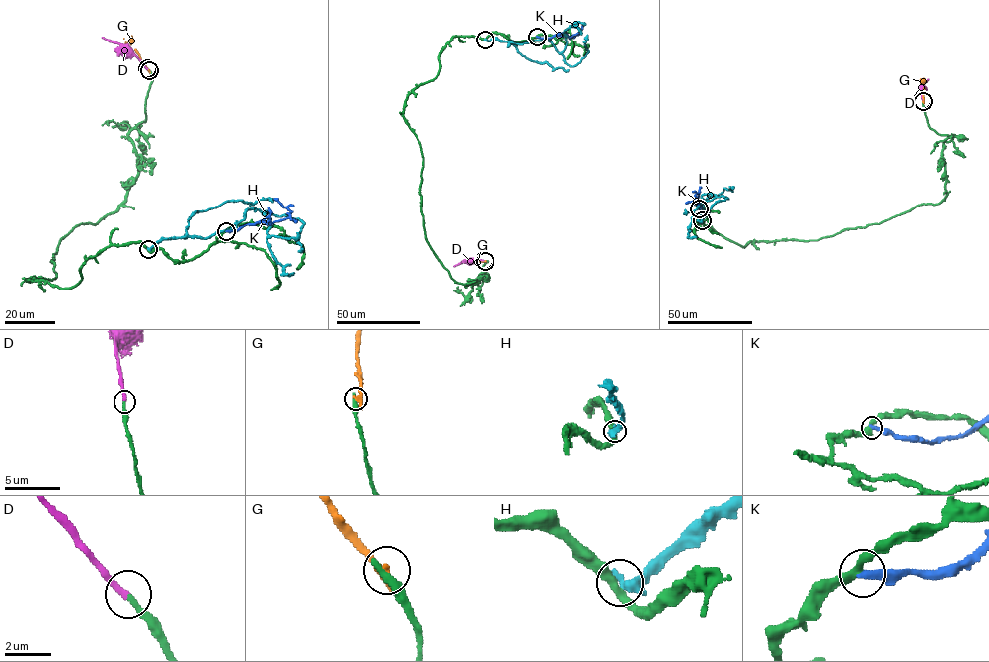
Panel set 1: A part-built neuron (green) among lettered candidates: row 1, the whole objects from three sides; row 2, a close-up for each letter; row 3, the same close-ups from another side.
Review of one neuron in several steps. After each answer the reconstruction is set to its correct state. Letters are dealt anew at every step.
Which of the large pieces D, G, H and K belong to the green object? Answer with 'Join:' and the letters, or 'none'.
Join: D

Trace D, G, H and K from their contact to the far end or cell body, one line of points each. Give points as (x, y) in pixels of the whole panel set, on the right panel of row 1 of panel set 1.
D: (922, 100), (921, 86), (928, 79)
G: (923, 101), (924, 79)
H: (702, 220), (701, 213), (707, 213), (701, 196), (715, 194), (693, 211), (688, 236), (696, 237)
K: (699, 208), (701, 205), (695, 203), (699, 203), (695, 196), (701, 187)

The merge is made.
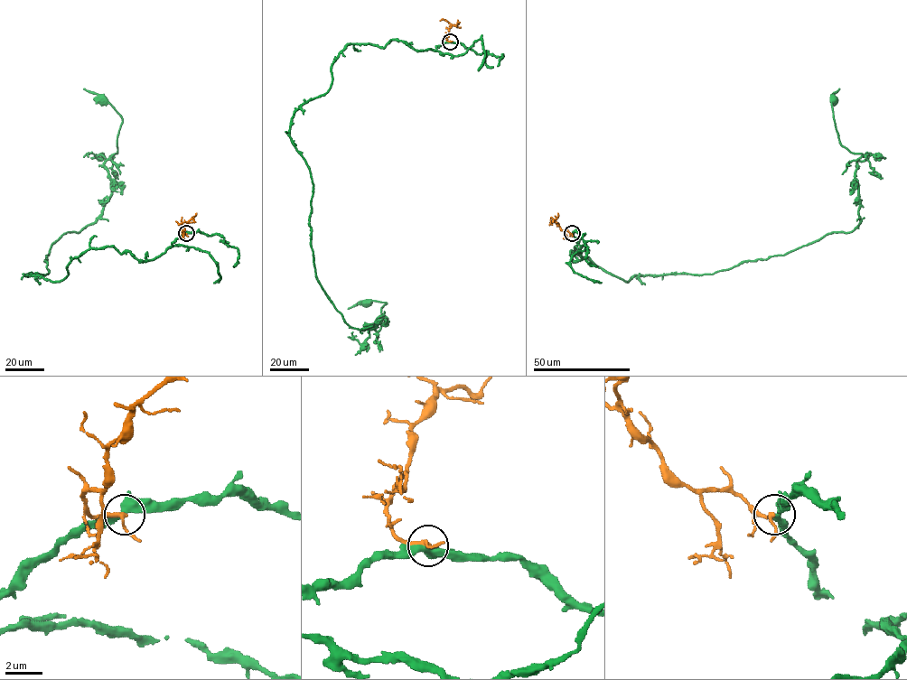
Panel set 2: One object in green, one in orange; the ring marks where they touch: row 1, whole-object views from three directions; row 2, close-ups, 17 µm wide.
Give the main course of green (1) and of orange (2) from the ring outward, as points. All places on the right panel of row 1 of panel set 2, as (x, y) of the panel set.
1: (573, 234), (574, 261), (575, 246), (628, 282), (713, 274), (852, 231), (863, 154), (840, 144), (834, 99)
2: (572, 234), (563, 230), (556, 222), (549, 224), (551, 221)

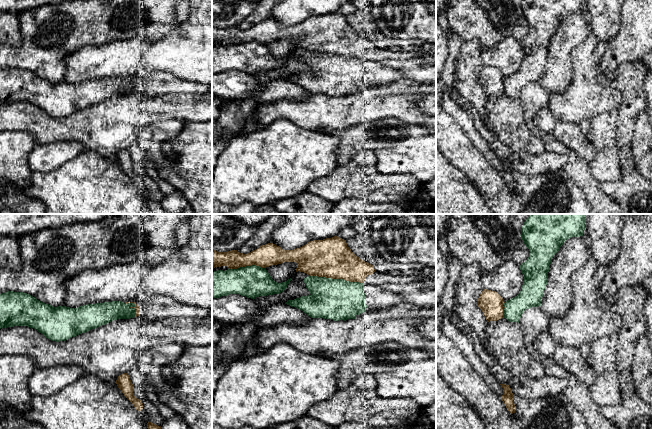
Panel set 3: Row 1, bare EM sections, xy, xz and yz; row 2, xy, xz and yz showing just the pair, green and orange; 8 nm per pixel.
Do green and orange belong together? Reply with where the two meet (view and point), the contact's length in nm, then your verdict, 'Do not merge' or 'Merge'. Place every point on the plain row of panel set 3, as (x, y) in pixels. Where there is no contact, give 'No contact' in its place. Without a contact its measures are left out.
Touches green at xz (336, 55). Shared border 440 nm. Do not merge

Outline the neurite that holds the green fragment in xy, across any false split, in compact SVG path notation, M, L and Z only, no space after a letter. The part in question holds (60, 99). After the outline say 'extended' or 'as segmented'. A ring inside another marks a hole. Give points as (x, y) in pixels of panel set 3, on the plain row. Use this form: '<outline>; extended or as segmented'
M8 67L0 70L0 105L14 102L34 104L51 117L66 117L79 110L88 108L117 95L136 93L136 81L121 77L83 81L77 84L66 82L53 83L30 70Z; as segmented

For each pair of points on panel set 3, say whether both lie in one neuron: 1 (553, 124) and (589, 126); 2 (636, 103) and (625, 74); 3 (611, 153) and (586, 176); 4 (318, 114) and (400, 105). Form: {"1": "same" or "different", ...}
{"1": "different", "2": "same", "3": "different", "4": "same"}

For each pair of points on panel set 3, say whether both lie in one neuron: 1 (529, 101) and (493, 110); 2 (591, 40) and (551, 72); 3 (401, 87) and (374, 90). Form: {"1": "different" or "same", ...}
{"1": "different", "2": "different", "3": "same"}

